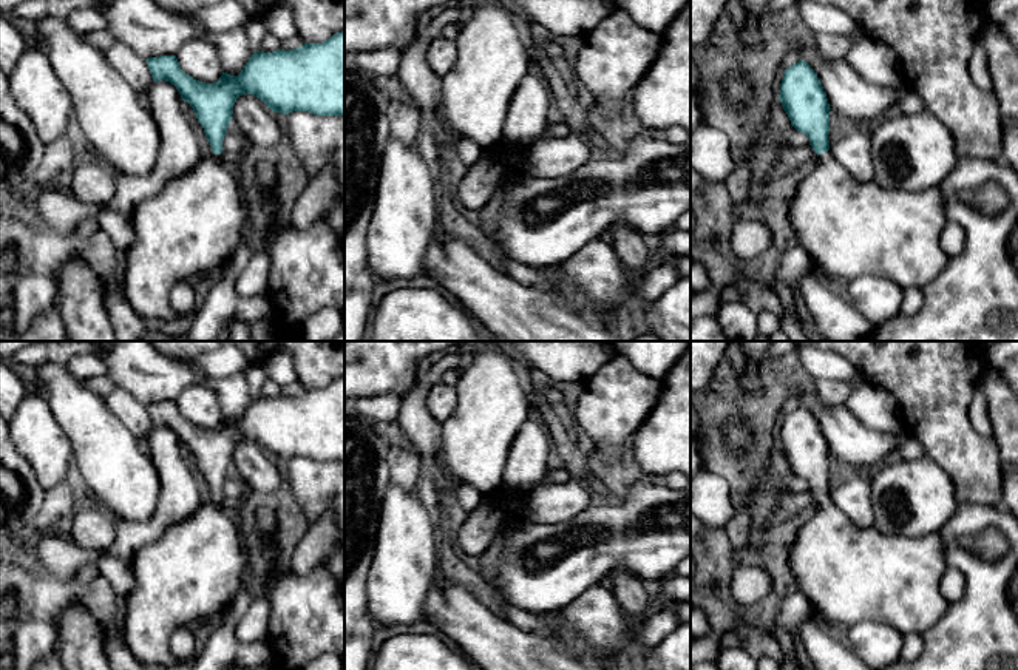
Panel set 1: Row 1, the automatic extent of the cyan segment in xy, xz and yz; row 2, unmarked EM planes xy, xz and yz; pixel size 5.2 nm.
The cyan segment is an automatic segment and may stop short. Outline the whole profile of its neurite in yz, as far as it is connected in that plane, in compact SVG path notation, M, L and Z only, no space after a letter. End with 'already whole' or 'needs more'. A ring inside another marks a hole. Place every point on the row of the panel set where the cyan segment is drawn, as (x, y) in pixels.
M799 60L785 69L779 99L791 125L809 137L817 153L814 168L797 185L789 205L789 221L803 249L826 278L848 283L862 275L885 276L904 290L922 287L941 273L948 256L941 247L941 233L948 221L941 187L919 193L887 188L871 179L854 181L830 150L830 103L814 69Z; needs more

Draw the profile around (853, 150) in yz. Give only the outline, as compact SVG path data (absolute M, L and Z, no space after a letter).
M850 125L839 140L830 144L828 151L854 181L868 182L874 179L871 131L867 128Z

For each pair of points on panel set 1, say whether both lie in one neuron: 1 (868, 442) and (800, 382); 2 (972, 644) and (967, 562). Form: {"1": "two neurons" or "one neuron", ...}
{"1": "one neuron", "2": "one neuron"}

